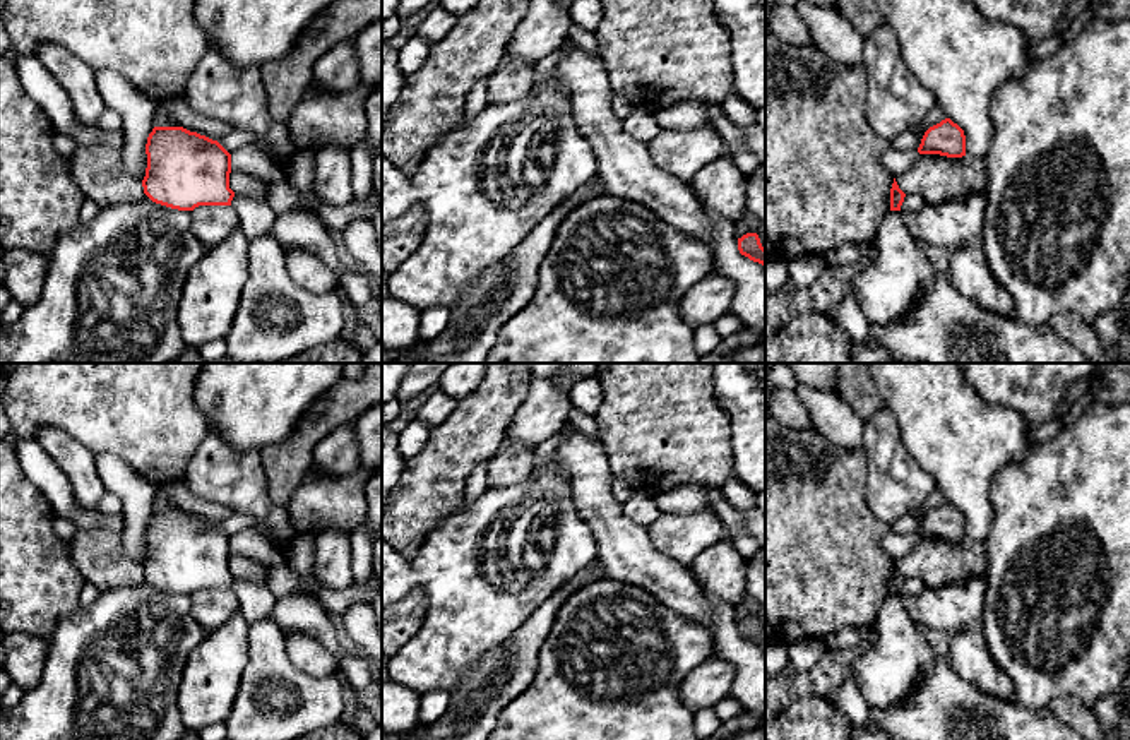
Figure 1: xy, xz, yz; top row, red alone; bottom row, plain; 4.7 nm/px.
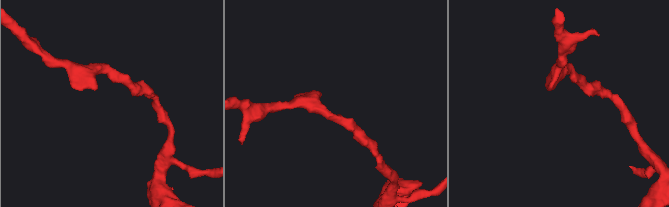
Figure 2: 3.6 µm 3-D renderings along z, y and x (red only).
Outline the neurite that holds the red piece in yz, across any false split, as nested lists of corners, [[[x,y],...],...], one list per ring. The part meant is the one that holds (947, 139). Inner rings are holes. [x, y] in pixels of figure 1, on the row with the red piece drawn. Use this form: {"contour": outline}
{"contour": [[[945,118],[925,132],[918,152],[962,158],[966,156],[964,130],[950,118]]]}

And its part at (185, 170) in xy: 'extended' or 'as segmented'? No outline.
as segmented

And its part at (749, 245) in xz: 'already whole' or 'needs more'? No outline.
already whole

